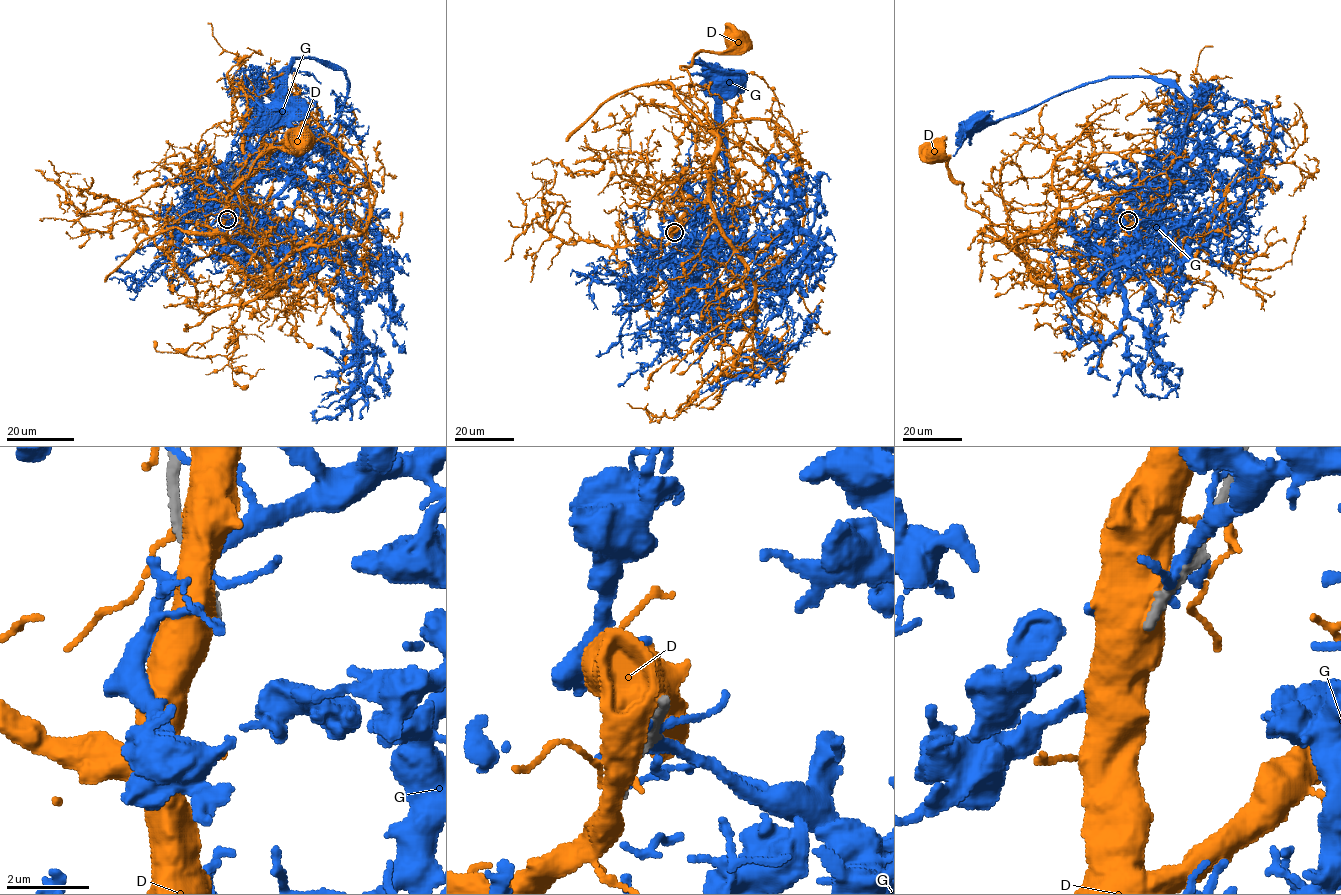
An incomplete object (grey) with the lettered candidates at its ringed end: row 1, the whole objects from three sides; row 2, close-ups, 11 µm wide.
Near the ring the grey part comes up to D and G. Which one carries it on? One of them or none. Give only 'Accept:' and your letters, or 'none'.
Accept: none

